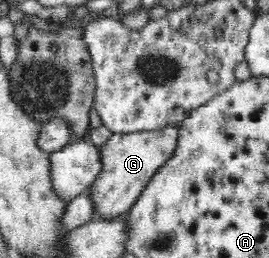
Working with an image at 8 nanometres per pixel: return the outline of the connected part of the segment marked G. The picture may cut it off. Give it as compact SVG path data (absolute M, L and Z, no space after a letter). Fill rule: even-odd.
M173 125L156 131L113 134L104 145L100 145L104 169L89 190L96 202L97 217L115 218L126 215L132 209L160 167L174 157L179 132L179 126Z

